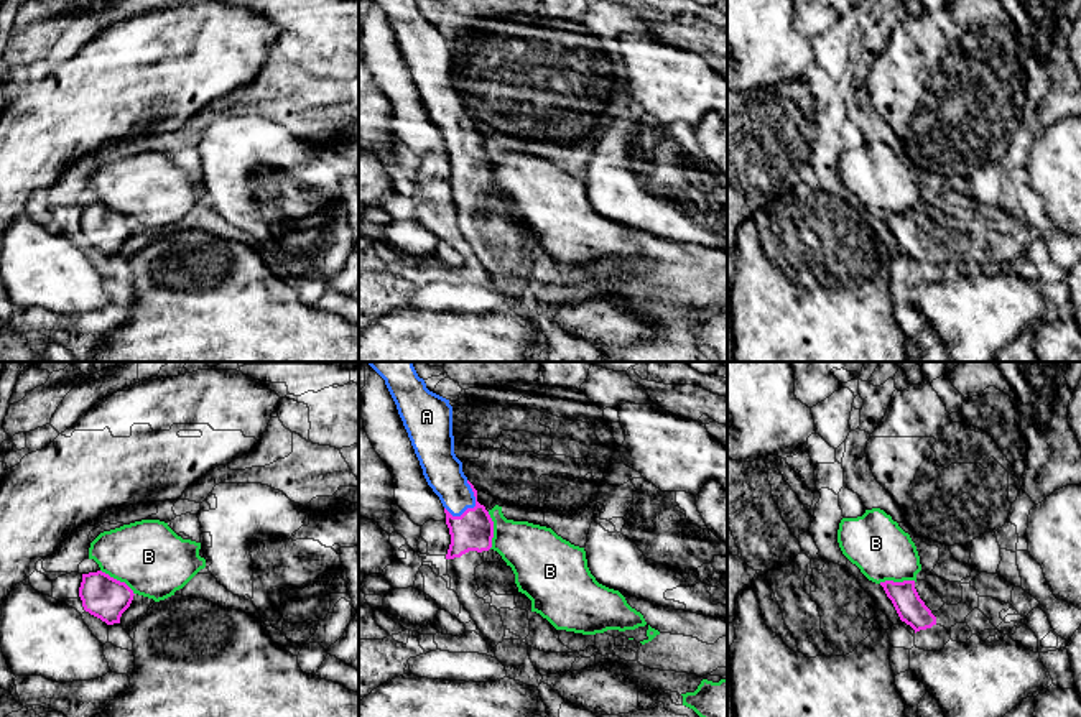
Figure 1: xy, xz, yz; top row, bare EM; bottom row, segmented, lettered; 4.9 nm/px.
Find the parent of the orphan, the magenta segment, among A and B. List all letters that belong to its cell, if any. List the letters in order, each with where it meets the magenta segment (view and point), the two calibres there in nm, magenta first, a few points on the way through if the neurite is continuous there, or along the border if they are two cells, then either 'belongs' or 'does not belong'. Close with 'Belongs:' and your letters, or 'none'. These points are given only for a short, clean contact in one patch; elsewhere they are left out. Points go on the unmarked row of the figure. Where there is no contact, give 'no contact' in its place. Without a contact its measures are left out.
A: meets magenta in xz at (476, 135); 190 nm thick on the magenta side, 190 nm on the other; runs through xz (473, 161), (476, 135), (443, 102); belongs
B: meets magenta in xz at (492, 161); 190 nm thick on the magenta side, 280 nm on the other; border along xz (487, 143), (492, 153), (491, 180); does not belong
Belongs: A

